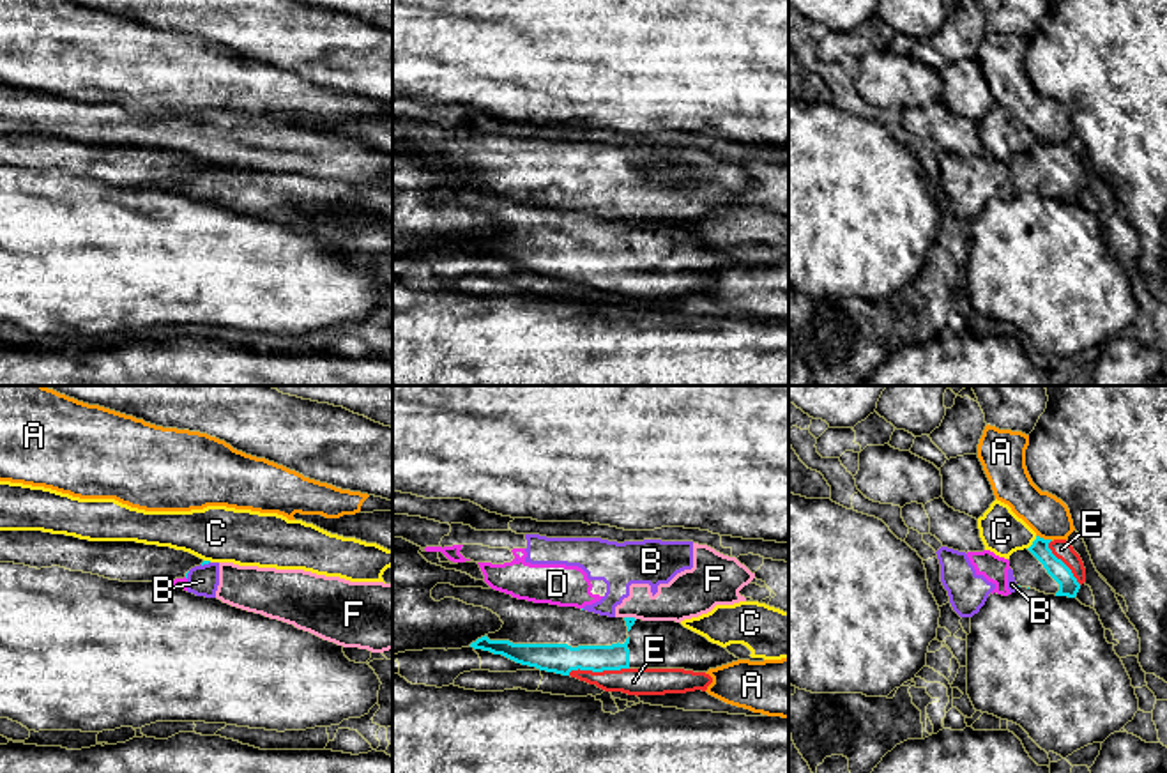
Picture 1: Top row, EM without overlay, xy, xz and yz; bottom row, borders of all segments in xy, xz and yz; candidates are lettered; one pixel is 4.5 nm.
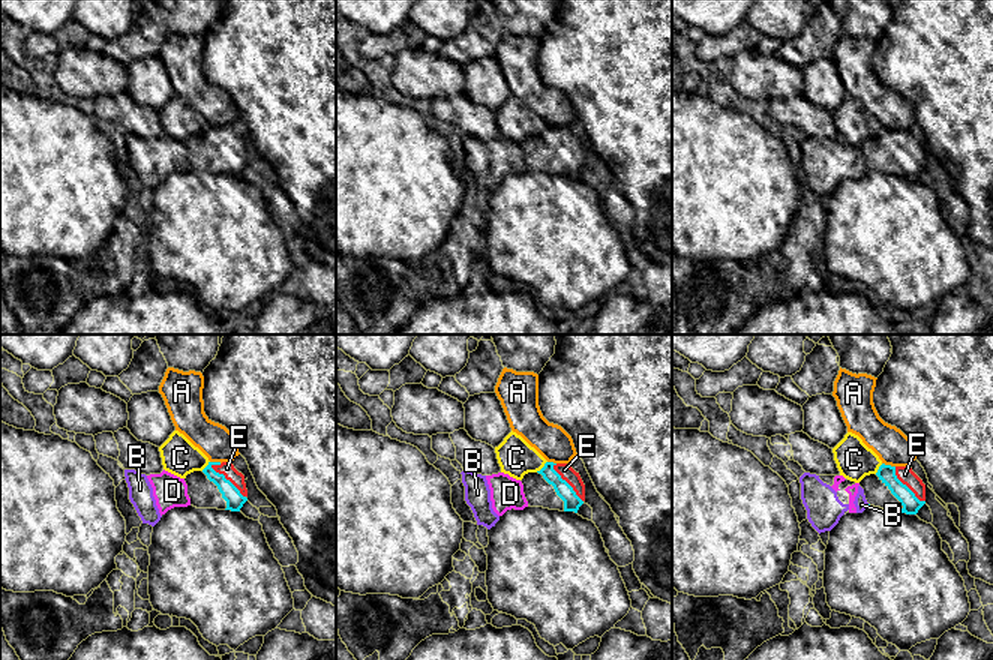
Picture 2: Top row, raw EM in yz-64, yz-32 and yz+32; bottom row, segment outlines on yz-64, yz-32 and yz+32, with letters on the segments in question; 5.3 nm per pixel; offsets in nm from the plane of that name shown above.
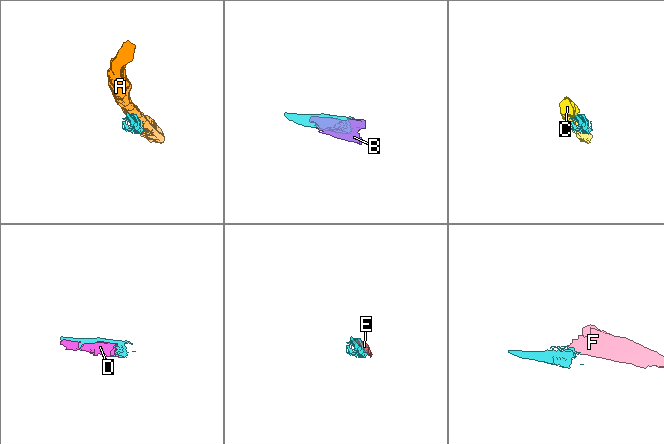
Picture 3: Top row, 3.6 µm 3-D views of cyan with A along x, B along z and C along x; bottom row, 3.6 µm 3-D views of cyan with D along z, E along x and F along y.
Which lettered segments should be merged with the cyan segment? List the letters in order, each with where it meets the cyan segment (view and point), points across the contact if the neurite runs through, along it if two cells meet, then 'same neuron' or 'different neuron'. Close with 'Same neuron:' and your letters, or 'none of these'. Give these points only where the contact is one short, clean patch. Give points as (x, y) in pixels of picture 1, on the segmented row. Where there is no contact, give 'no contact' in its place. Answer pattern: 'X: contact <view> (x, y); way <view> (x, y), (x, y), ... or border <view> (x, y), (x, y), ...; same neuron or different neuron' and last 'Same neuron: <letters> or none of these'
A: contact yz (1045, 540); border yz (1037, 535), (1052, 540); different neuron
B: contact xy (204, 563); border xy (209, 561), (200, 565); different neuron
C: contact yz (1033, 543); different neuron
D: no contact; different neuron
E: contact xz (598, 671); same neuron
F: contact xz (630, 618); border xz (625, 616), (635, 619); different neuron
Same neuron: E

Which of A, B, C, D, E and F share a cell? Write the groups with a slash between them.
A / B D F / C / E

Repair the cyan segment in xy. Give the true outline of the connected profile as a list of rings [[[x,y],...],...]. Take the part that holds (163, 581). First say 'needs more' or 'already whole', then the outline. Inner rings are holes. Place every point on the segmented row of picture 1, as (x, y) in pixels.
needs more | [[[0,531],[0,563],[30,568],[60,566],[120,582],[187,578],[194,566],[209,564],[189,552],[136,541],[88,541],[42,531]]]

